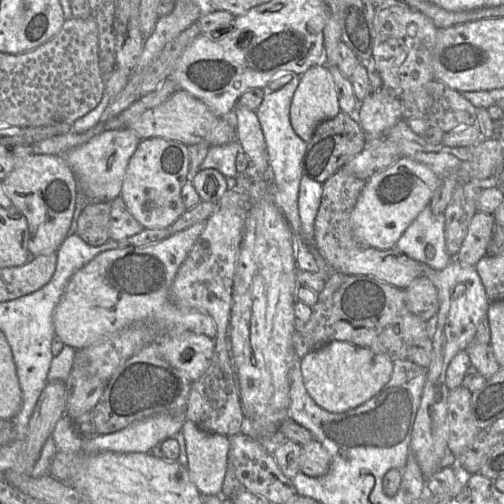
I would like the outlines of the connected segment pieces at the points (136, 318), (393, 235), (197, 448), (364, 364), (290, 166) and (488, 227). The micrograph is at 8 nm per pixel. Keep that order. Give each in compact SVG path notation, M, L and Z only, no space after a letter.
M206 221L197 222L157 243L142 247L124 247L106 250L96 255L70 278L53 312L55 336L75 350L90 346L99 340L135 322L154 322L161 334L173 328L187 328L210 338L216 337L216 325L211 316L197 310L181 310L170 299L170 289L178 269L197 238L205 228Z
M402 157L396 163L366 180L351 213L351 226L362 246L389 250L396 246L406 228L430 204L440 178L426 165Z
M188 420L181 431L186 441L190 479L202 496L222 495L228 468L229 437L206 431Z
M332 341L313 350L300 362L308 394L331 413L343 413L367 402L385 387L393 373L393 361L387 355L342 341Z
M300 76L293 79L280 89L267 91L261 104L255 110L264 135L270 168L273 173L273 199L290 225L291 230L300 236L301 221L298 211L298 194L300 180L303 176L302 159L307 142L294 131L290 122L290 106Z
M477 212L469 223L465 239L456 255L458 260L475 266L481 258L486 256L494 226L492 215Z

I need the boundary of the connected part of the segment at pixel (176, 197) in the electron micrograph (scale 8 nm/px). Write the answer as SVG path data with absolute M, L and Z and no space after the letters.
M161 137L143 139L131 156L120 196L131 215L146 229L168 228L187 209L181 190L187 180L190 157L188 145Z

